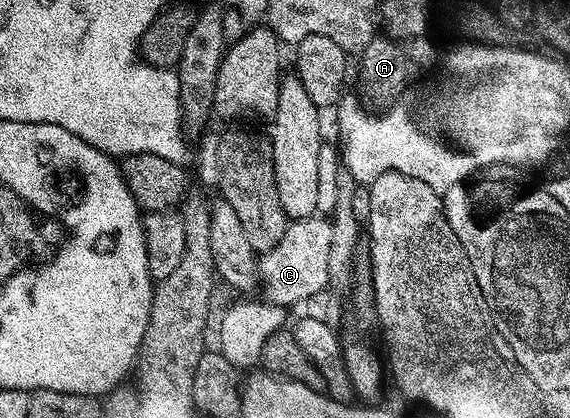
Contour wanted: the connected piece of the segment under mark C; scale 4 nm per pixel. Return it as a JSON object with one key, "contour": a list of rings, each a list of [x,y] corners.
{"contour":[[[319,214],[311,215],[305,219],[294,219],[289,222],[288,228],[284,231],[282,241],[278,241],[278,245],[274,249],[263,252],[258,259],[258,275],[262,280],[262,287],[264,283],[263,298],[270,303],[277,303],[279,307],[288,309],[291,308],[291,303],[300,303],[303,299],[312,299],[320,290],[325,290],[328,287],[328,270],[330,269],[330,241],[332,240],[332,224],[327,218],[321,217]]]}

